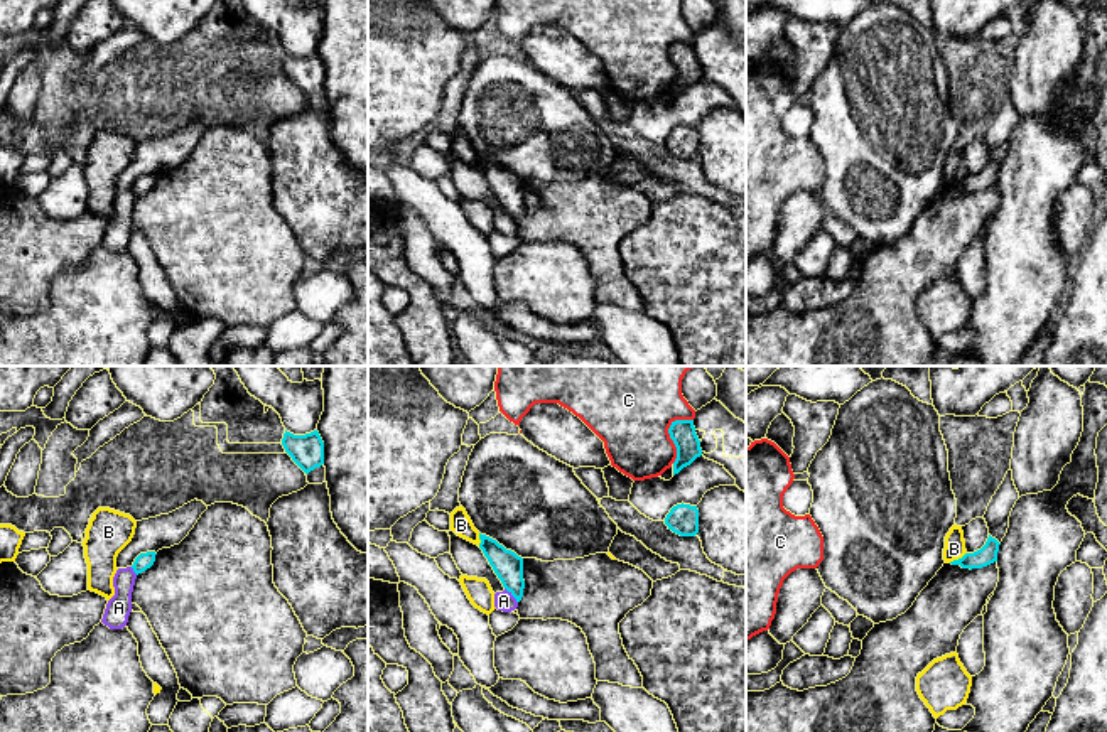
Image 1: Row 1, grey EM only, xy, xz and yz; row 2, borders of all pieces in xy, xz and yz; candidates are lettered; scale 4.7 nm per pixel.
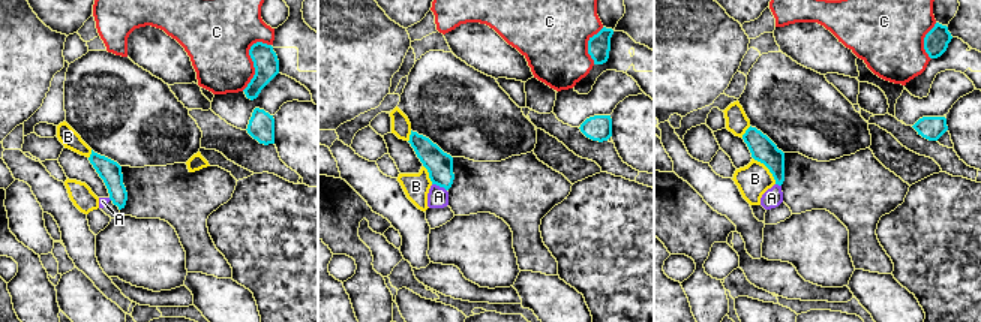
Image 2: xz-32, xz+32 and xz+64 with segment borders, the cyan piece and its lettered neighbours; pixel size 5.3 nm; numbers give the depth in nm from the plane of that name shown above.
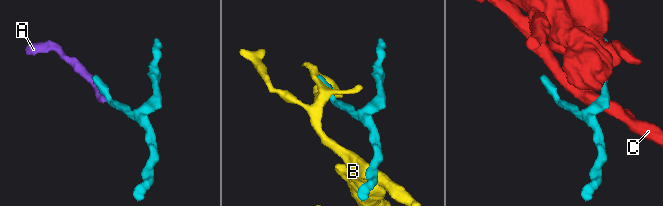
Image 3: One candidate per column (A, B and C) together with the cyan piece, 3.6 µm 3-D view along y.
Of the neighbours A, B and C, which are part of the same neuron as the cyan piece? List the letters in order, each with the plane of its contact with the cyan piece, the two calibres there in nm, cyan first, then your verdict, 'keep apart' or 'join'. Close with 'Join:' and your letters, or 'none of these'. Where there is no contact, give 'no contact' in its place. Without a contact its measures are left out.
A: xz | 140/100 nm | keep apart
B: yz | 90/100 nm | keep apart
C: xz | 120/360 nm | keep apart
Join: none of these

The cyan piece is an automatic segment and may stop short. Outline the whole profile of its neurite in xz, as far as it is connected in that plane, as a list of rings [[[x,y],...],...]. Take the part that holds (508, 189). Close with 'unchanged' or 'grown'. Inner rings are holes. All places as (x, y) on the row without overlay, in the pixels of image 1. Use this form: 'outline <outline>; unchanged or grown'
outline [[[479,155],[479,162],[479,170],[501,202],[503,209],[516,221],[516,224],[520,224],[525,211],[523,180],[486,157]]]; unchanged

